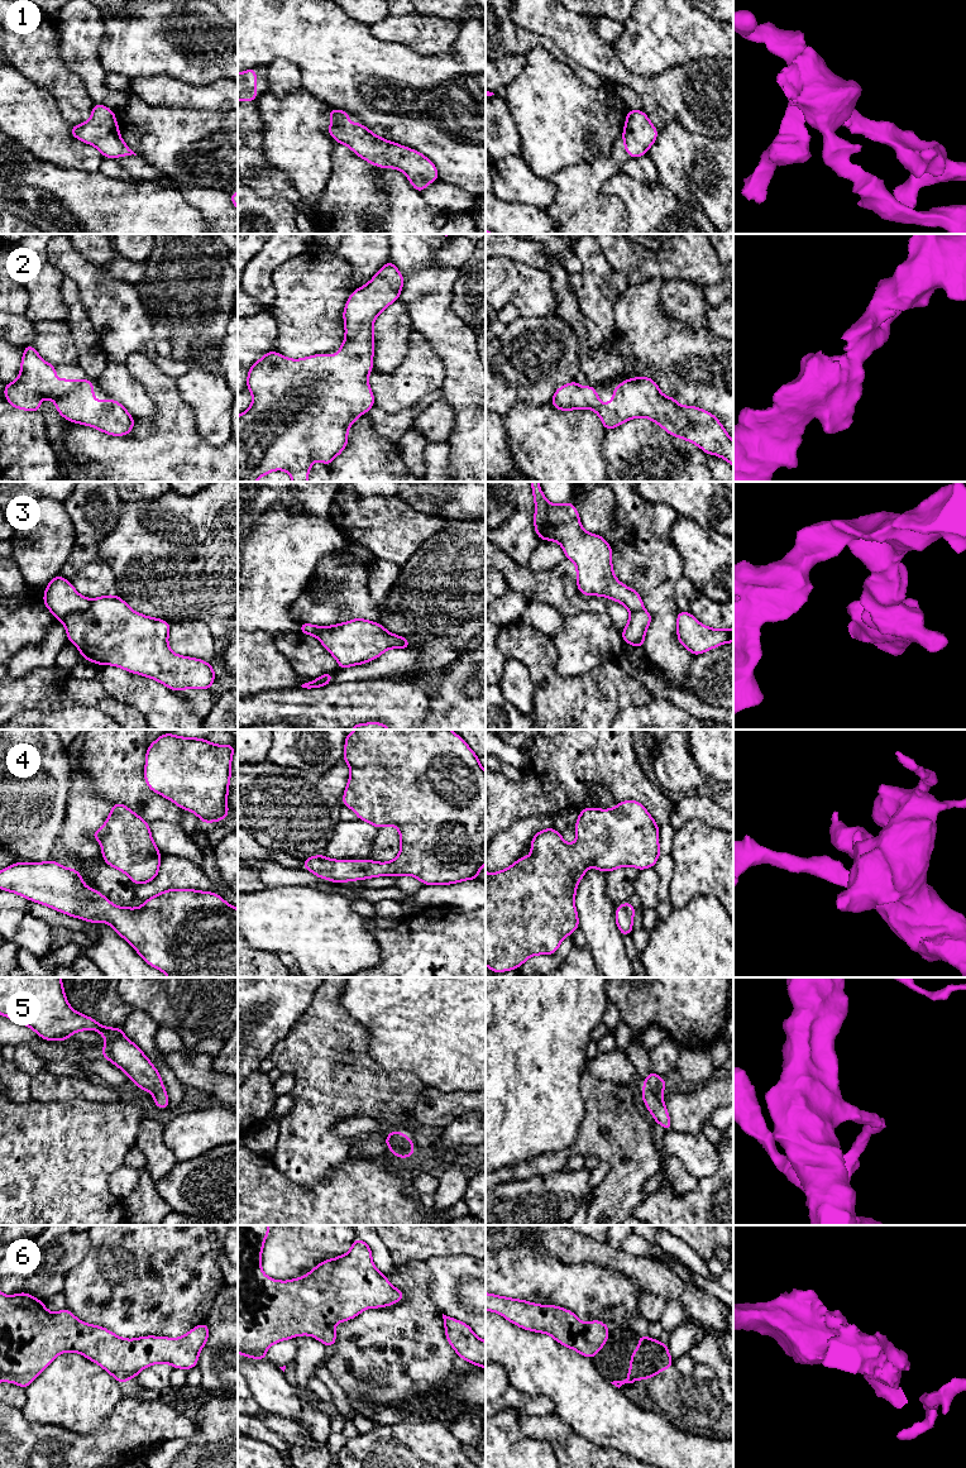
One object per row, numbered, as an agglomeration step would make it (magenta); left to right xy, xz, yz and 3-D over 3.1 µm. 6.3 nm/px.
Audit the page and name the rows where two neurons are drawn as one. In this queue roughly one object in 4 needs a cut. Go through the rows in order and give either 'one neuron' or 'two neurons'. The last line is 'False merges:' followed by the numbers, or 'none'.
1: one neuron
2: one neuron
3: two neurons
4: one neuron
5: one neuron
6: one neuron
False merges: 3

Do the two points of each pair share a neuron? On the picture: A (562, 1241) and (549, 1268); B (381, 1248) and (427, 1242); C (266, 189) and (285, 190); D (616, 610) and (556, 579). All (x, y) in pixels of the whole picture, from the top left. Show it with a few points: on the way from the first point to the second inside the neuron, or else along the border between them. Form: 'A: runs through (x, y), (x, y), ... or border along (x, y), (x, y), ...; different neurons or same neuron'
A: border along (529, 1241), (534, 1239), (564, 1262), (583, 1263); different neurons
B: border along (379, 1238), (388, 1251), (393, 1265); different neurons
C: runs through (271, 189), (280, 189); same neuron
D: runs through (601, 605), (580, 603), (572, 594); same neuron

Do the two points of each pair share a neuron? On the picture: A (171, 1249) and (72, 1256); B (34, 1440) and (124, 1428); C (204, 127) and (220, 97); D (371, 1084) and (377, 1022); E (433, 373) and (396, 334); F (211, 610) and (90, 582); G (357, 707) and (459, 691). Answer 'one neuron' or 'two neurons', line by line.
A: two neurons
B: one neuron
C: two neurons
D: two neurons
E: two neurons
F: two neurons
G: two neurons

